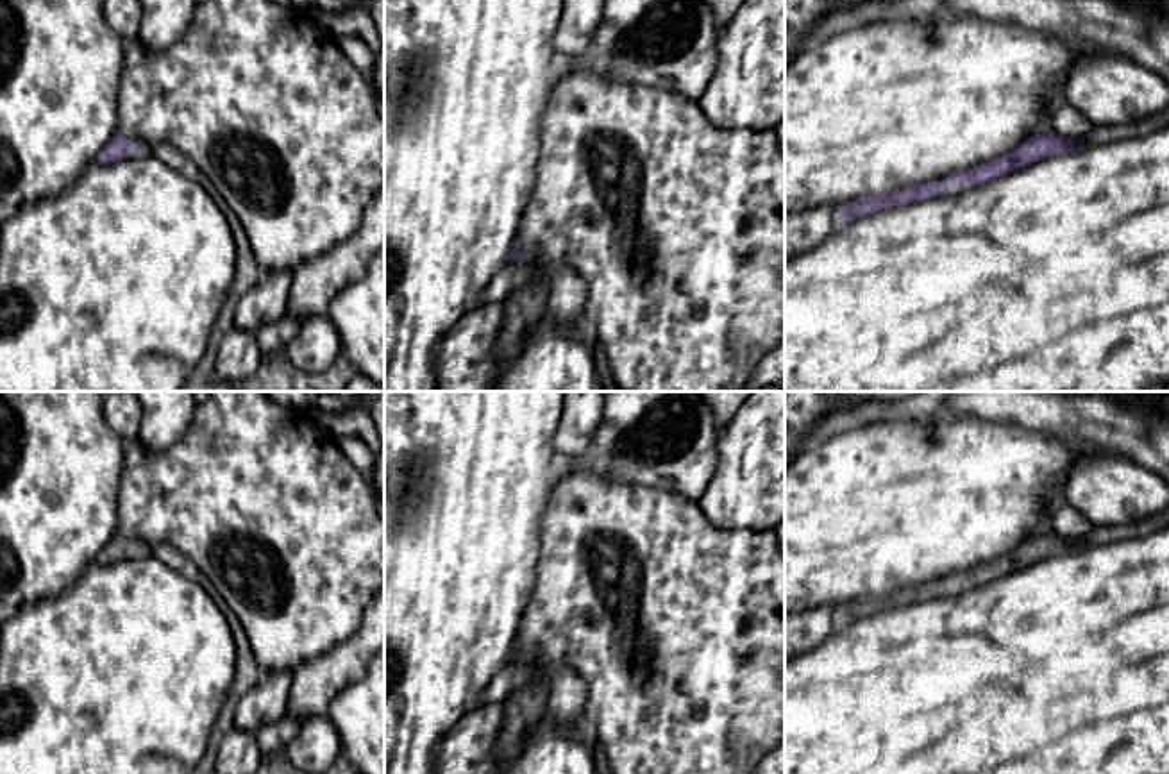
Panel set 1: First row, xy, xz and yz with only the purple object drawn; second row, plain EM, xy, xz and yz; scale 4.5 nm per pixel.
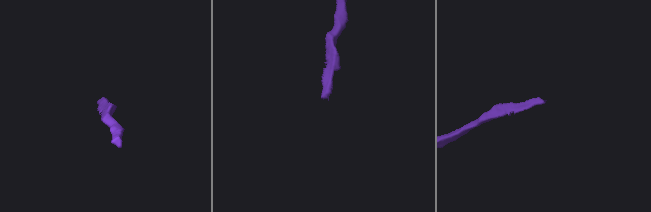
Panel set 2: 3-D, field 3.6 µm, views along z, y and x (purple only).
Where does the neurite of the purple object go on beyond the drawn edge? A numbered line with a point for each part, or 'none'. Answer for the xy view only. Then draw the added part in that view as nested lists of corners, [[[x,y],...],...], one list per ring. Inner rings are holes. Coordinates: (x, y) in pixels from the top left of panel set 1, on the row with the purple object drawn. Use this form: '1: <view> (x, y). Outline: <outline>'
1: xy (140, 151). Outline: [[[132,139],[134,147],[130,150],[129,159],[147,159],[152,157],[152,145],[141,141],[141,139]]]

